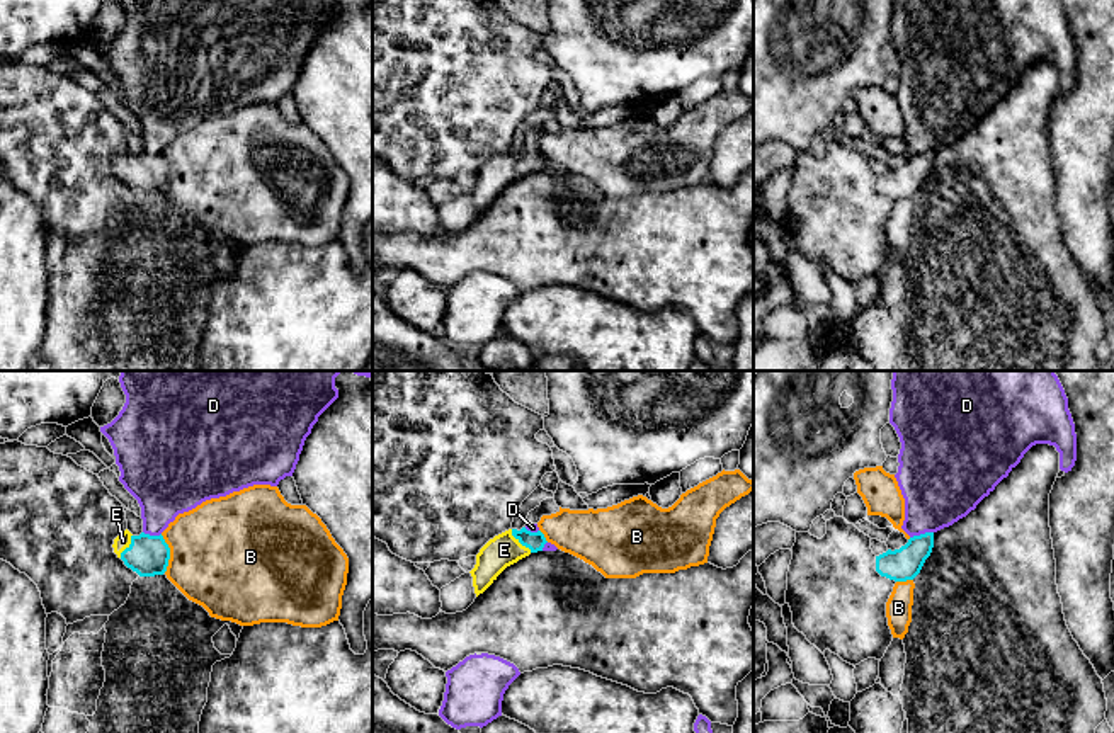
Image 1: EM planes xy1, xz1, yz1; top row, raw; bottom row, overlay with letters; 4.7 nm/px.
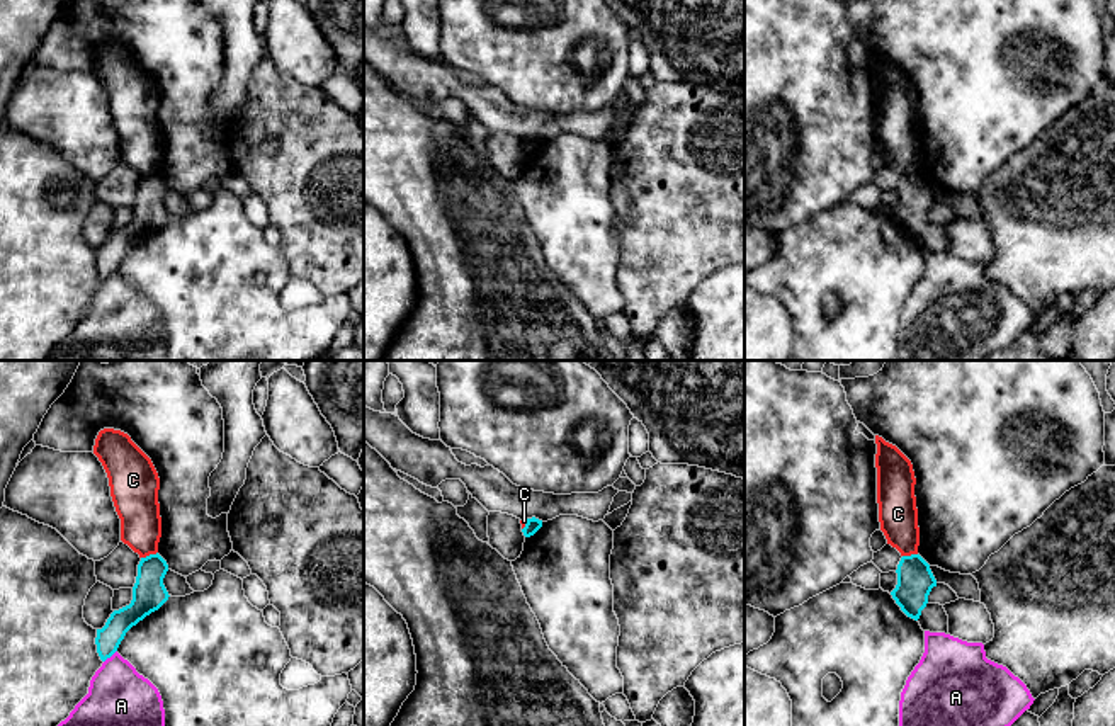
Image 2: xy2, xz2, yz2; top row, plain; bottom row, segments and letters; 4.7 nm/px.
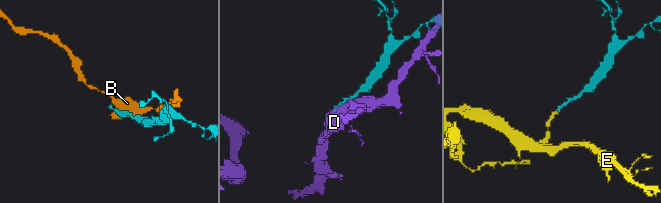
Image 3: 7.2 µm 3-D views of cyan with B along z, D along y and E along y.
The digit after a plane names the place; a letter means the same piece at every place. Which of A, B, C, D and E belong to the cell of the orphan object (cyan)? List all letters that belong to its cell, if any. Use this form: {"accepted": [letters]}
{"accepted": ["E"]}

